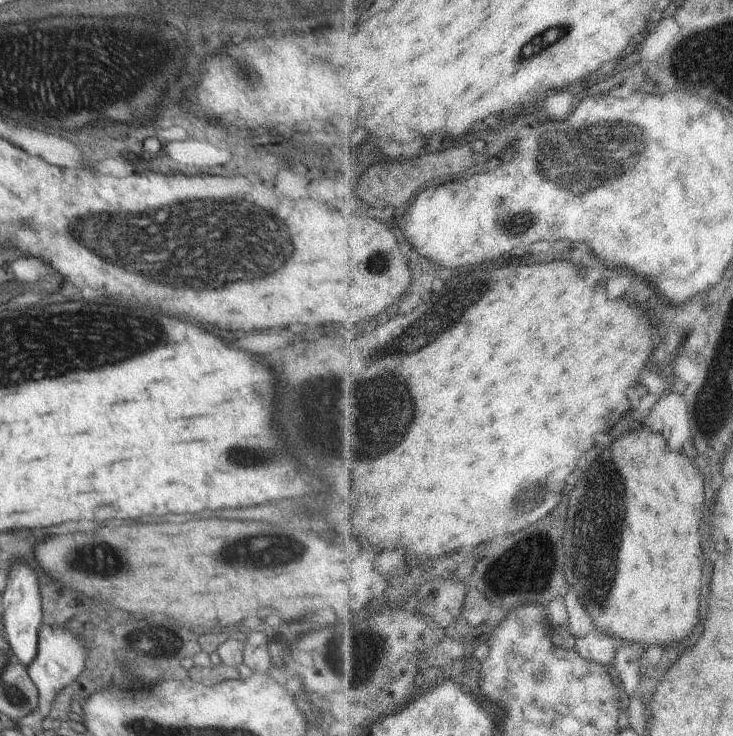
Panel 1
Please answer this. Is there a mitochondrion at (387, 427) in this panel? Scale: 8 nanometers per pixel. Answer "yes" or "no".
yes

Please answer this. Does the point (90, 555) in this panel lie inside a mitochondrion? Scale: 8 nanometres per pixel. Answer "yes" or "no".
yes

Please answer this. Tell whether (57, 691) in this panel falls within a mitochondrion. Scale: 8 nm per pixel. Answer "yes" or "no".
no

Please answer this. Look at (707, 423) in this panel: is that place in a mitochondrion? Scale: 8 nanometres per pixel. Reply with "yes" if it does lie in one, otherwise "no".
no

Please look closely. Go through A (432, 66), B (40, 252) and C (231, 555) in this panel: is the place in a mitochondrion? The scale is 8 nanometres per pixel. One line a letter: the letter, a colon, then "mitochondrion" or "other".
A: other
B: other
C: other

